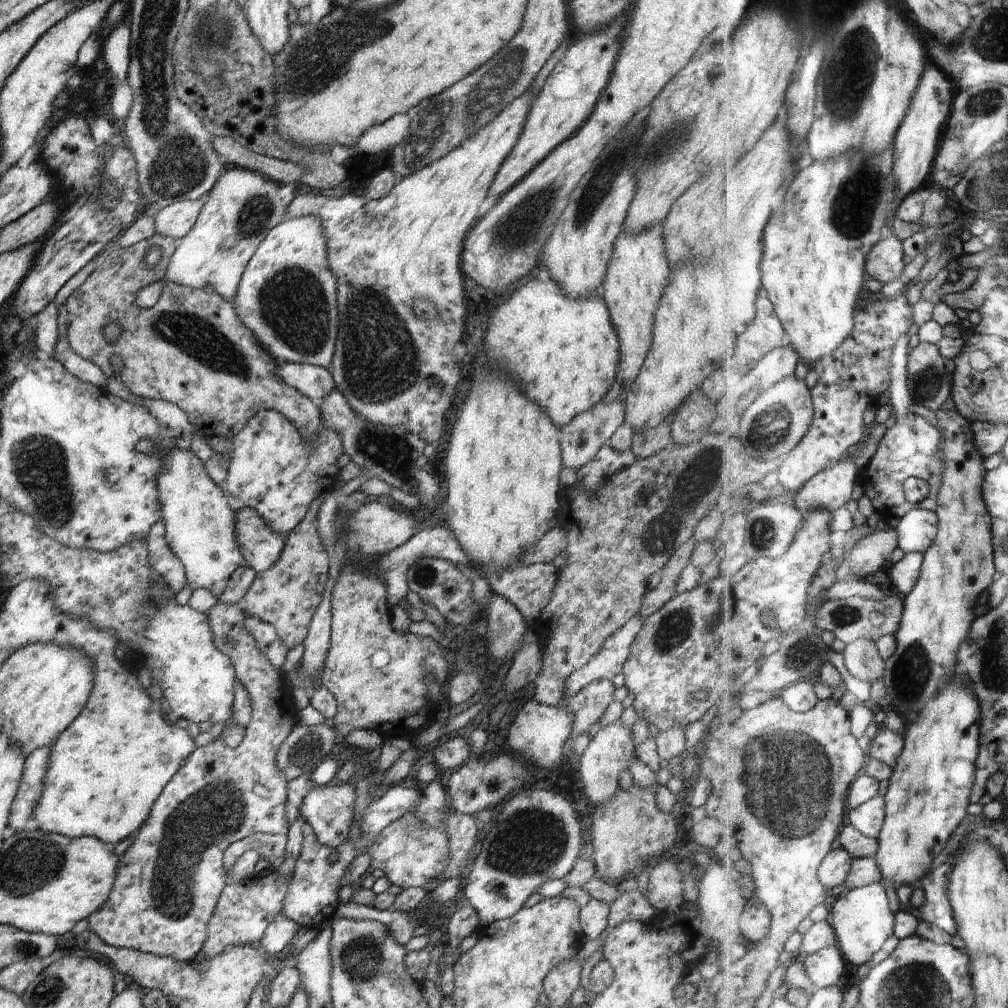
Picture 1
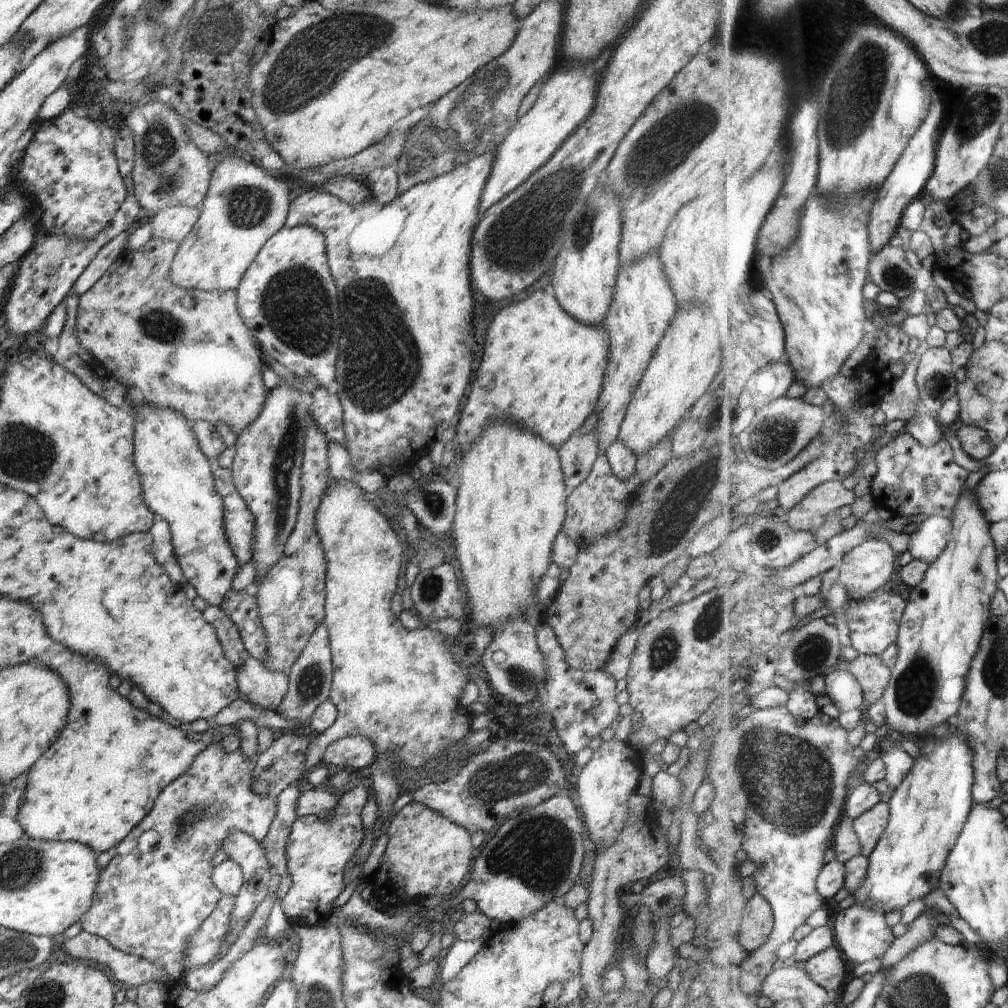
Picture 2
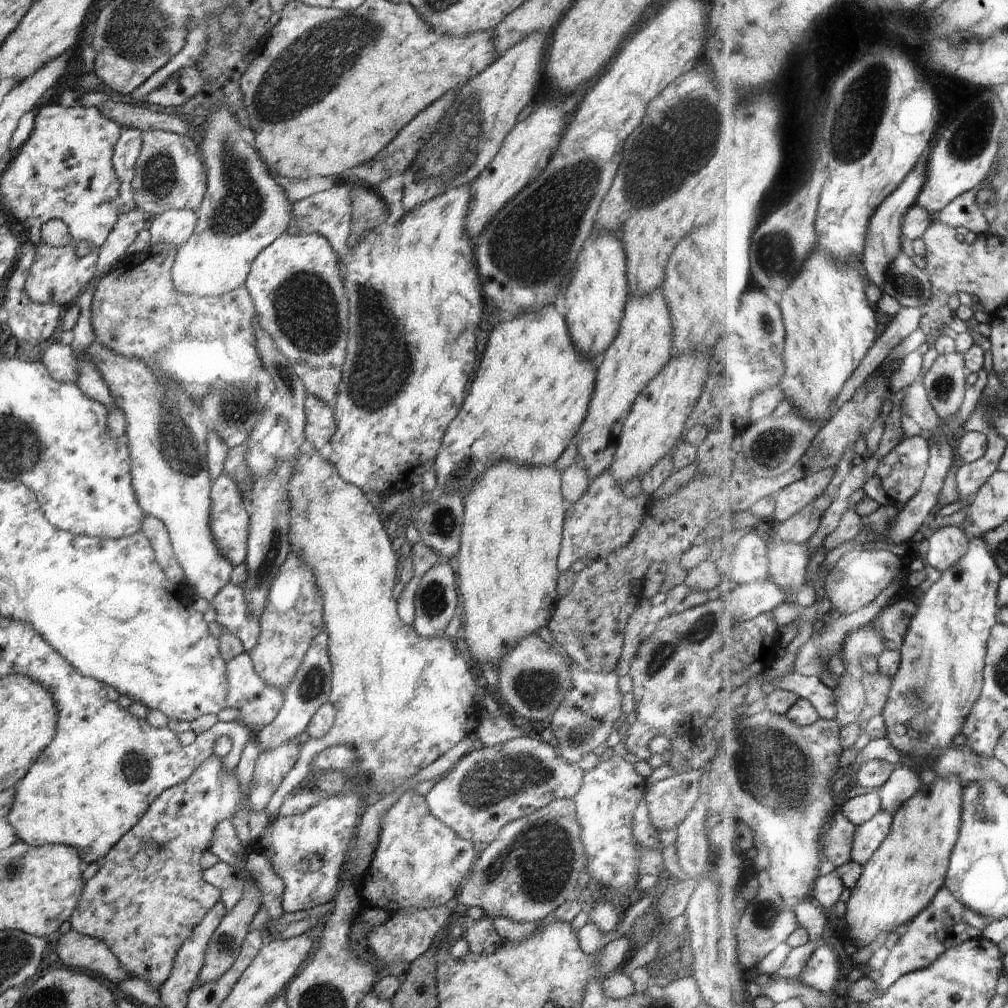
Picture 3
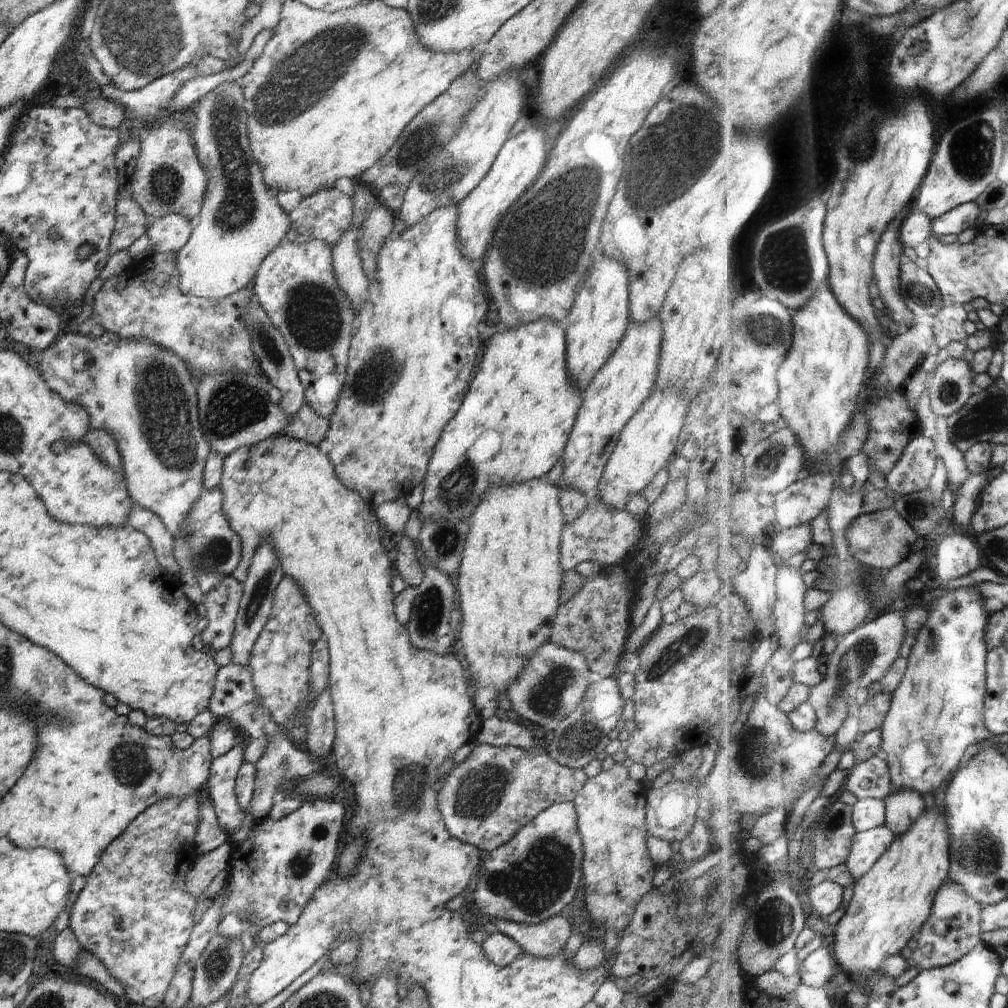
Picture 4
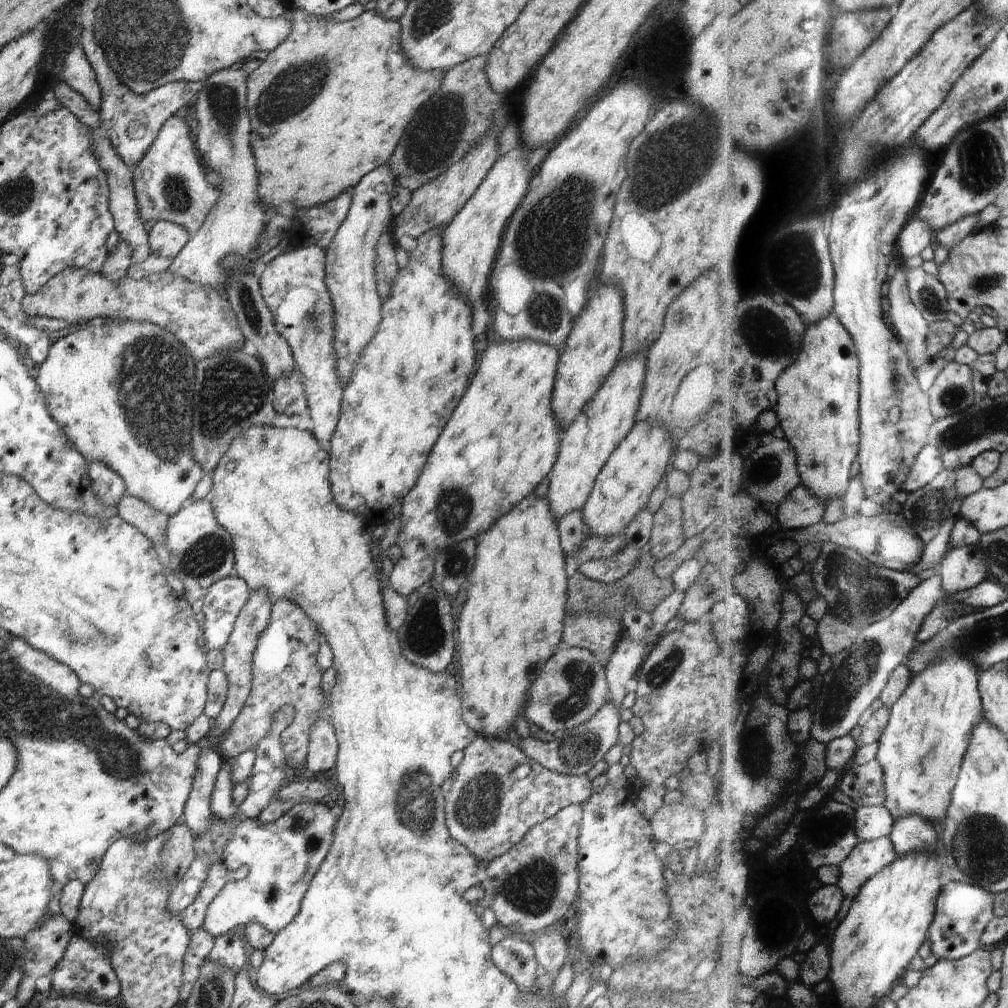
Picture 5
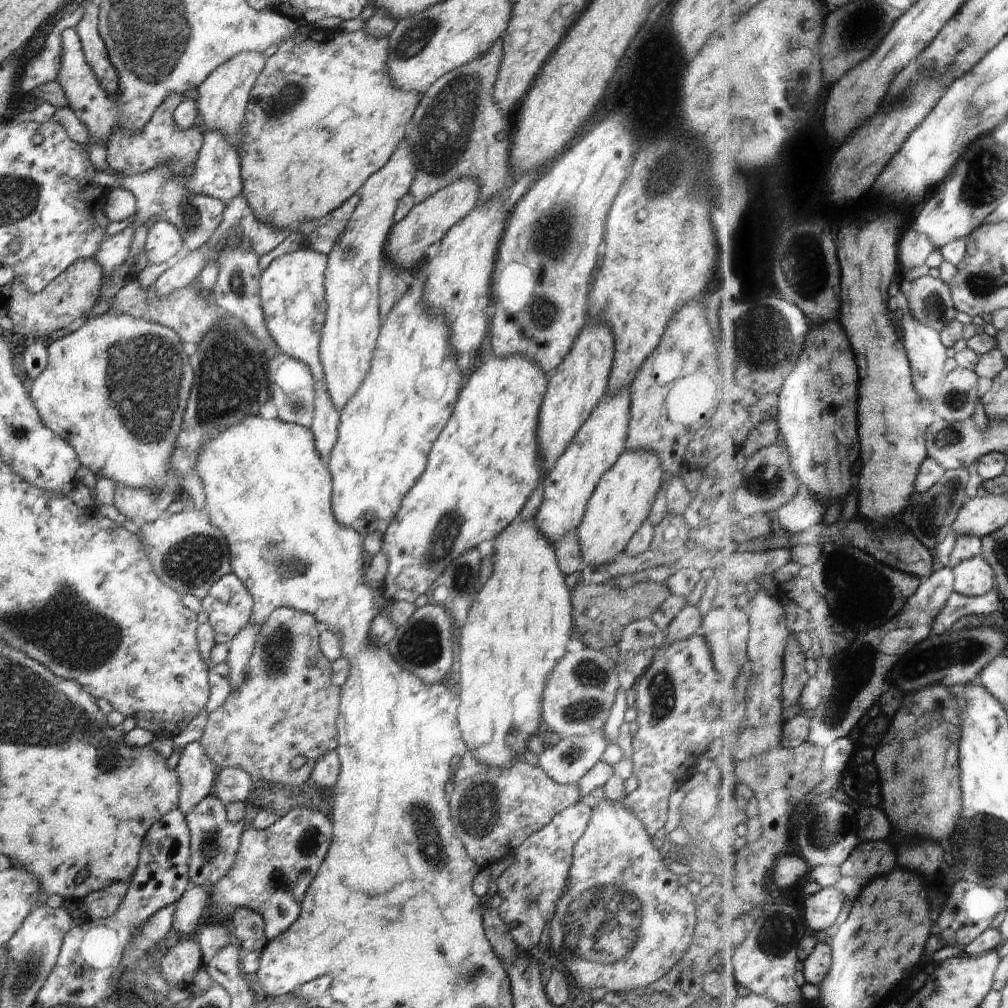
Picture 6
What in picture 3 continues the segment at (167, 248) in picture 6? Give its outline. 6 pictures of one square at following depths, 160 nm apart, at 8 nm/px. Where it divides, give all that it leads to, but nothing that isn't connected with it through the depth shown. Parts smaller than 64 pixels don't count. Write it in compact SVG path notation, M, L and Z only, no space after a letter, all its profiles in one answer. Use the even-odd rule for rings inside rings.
M170 209L164 211L155 217L150 217L151 226L148 227L151 236L152 245L170 245L178 248L182 246L193 233L194 227L197 223L197 213L189 211L188 209Z

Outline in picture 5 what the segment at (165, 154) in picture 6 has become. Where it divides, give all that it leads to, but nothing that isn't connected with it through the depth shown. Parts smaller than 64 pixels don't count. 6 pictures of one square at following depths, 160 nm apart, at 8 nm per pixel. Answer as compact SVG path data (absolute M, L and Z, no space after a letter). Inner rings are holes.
M92 30L82 32L82 50L94 70L101 90L101 106L99 108L101 126L108 133L116 154L130 167L137 165L152 146L153 140L160 132L162 125L184 106L190 105L197 93L202 90L205 81L195 83L174 81L151 90L147 95L134 94L125 84L119 81L118 75L109 65L108 59L99 46Z

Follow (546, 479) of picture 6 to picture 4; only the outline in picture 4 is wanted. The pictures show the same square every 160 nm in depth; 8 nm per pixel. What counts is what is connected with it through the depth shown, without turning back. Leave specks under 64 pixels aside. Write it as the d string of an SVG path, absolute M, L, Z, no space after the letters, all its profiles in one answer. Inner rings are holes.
M658 316L643 323L630 320L618 348L581 392L581 405L562 456L560 490L571 487L586 495L597 488L619 434L655 388L662 337Z

